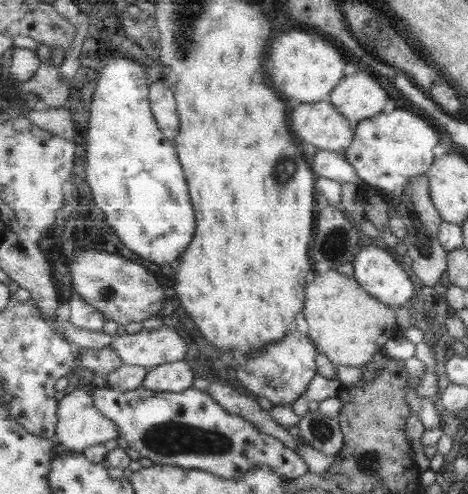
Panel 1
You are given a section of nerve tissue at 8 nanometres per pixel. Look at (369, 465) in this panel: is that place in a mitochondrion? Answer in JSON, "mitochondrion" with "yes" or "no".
{"mitochondrion":"yes"}

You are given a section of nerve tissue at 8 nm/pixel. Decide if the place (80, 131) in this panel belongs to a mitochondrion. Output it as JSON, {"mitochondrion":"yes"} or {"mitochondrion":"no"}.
{"mitochondrion":"no"}

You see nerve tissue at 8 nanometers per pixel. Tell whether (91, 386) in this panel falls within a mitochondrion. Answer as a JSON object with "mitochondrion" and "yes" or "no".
{"mitochondrion":"no"}

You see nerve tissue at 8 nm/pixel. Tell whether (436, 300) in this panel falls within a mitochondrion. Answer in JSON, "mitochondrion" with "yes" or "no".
{"mitochondrion":"no"}

